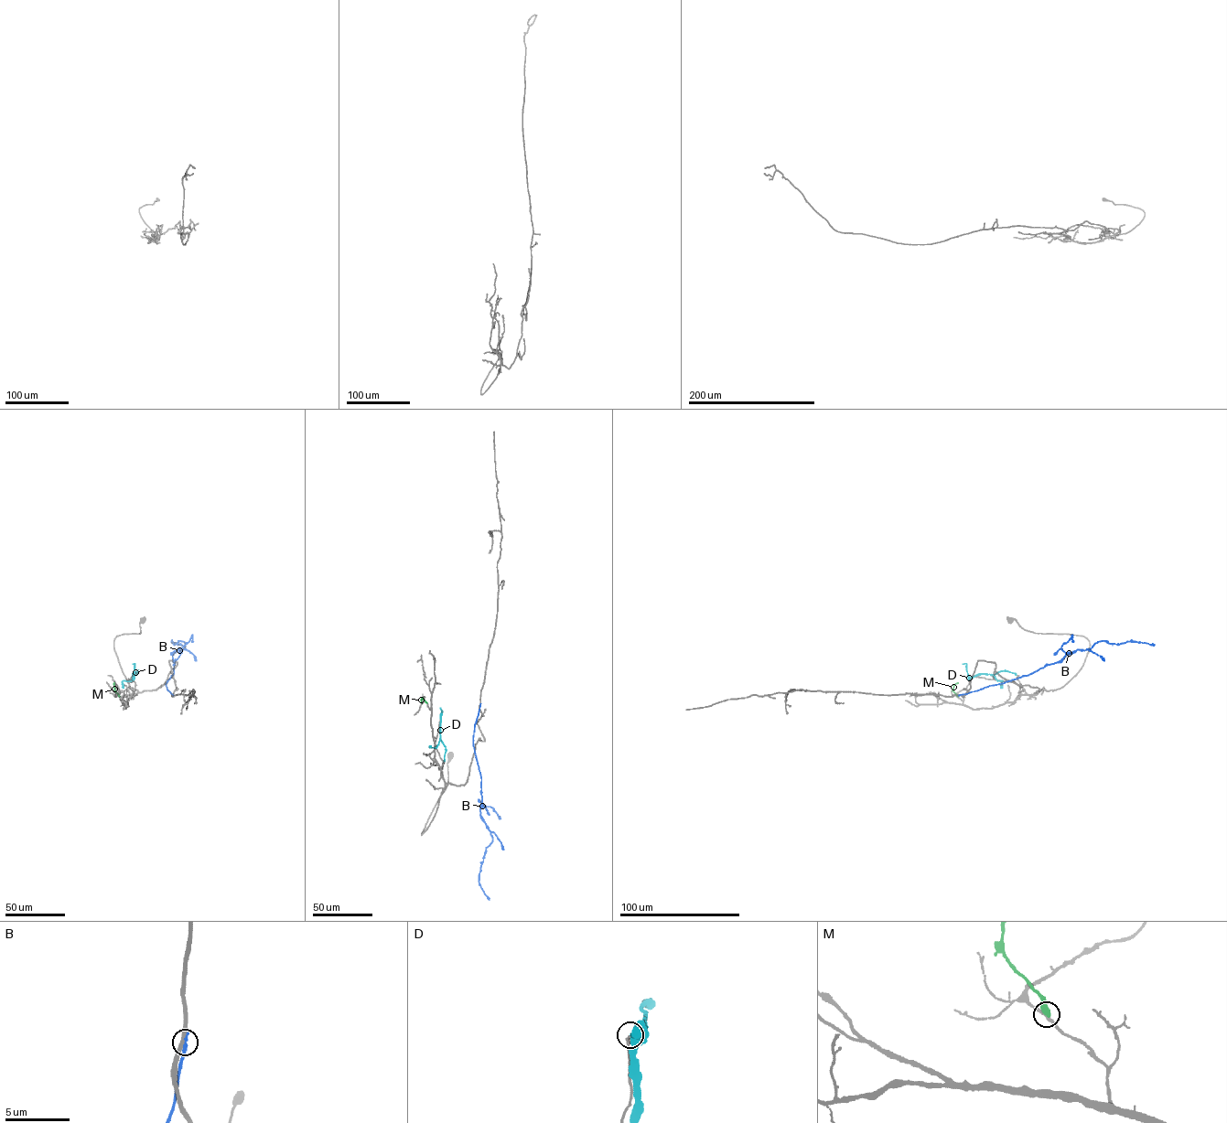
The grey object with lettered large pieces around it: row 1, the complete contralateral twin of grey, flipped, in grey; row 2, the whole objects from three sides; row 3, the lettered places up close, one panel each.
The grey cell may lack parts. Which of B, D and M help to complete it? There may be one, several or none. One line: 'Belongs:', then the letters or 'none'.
Belongs: none

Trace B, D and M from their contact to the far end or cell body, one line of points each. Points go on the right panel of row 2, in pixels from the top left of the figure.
B: (959, 695), (1033, 673), (1103, 640), (1154, 645)
D: (969, 679), (1002, 670), (1016, 675)
M: (957, 696), (953, 689), (958, 682)

